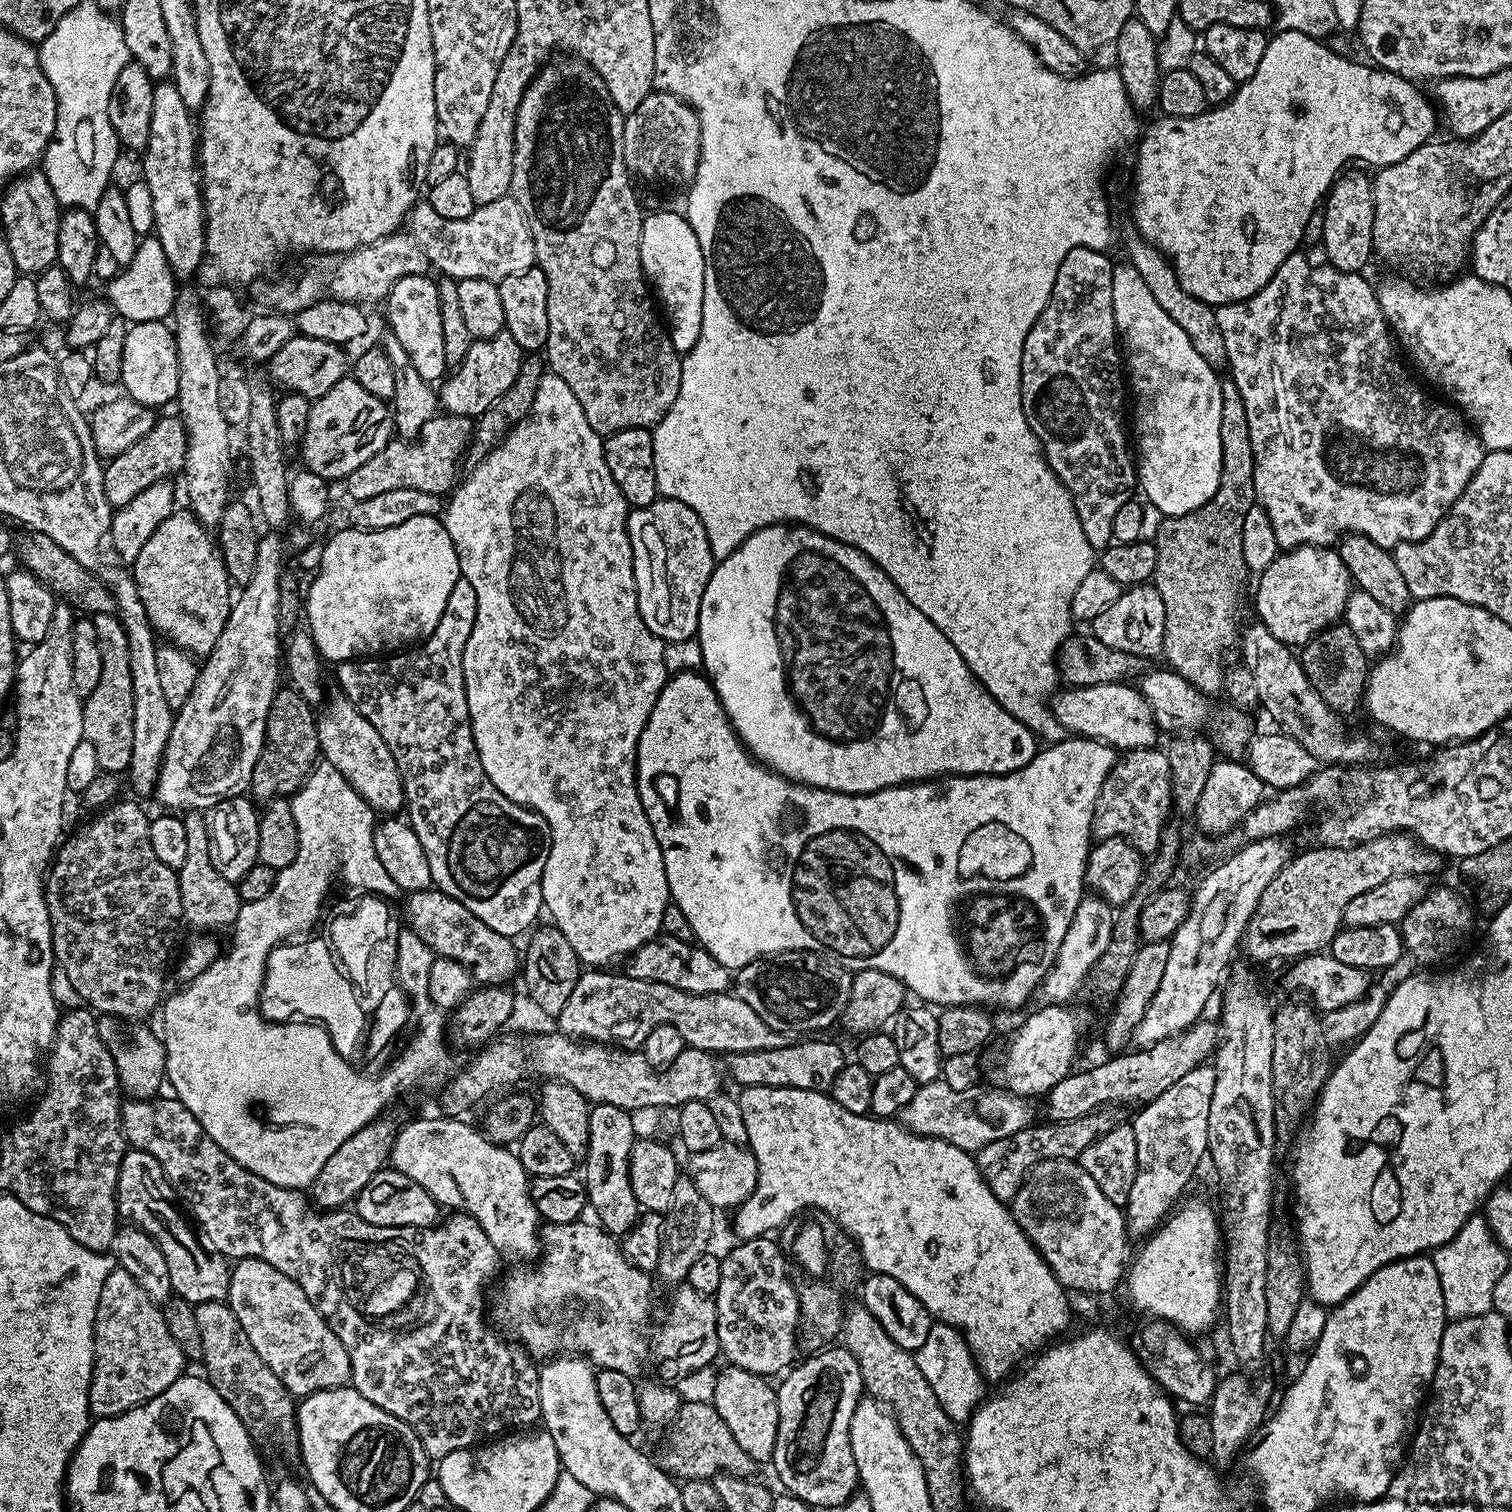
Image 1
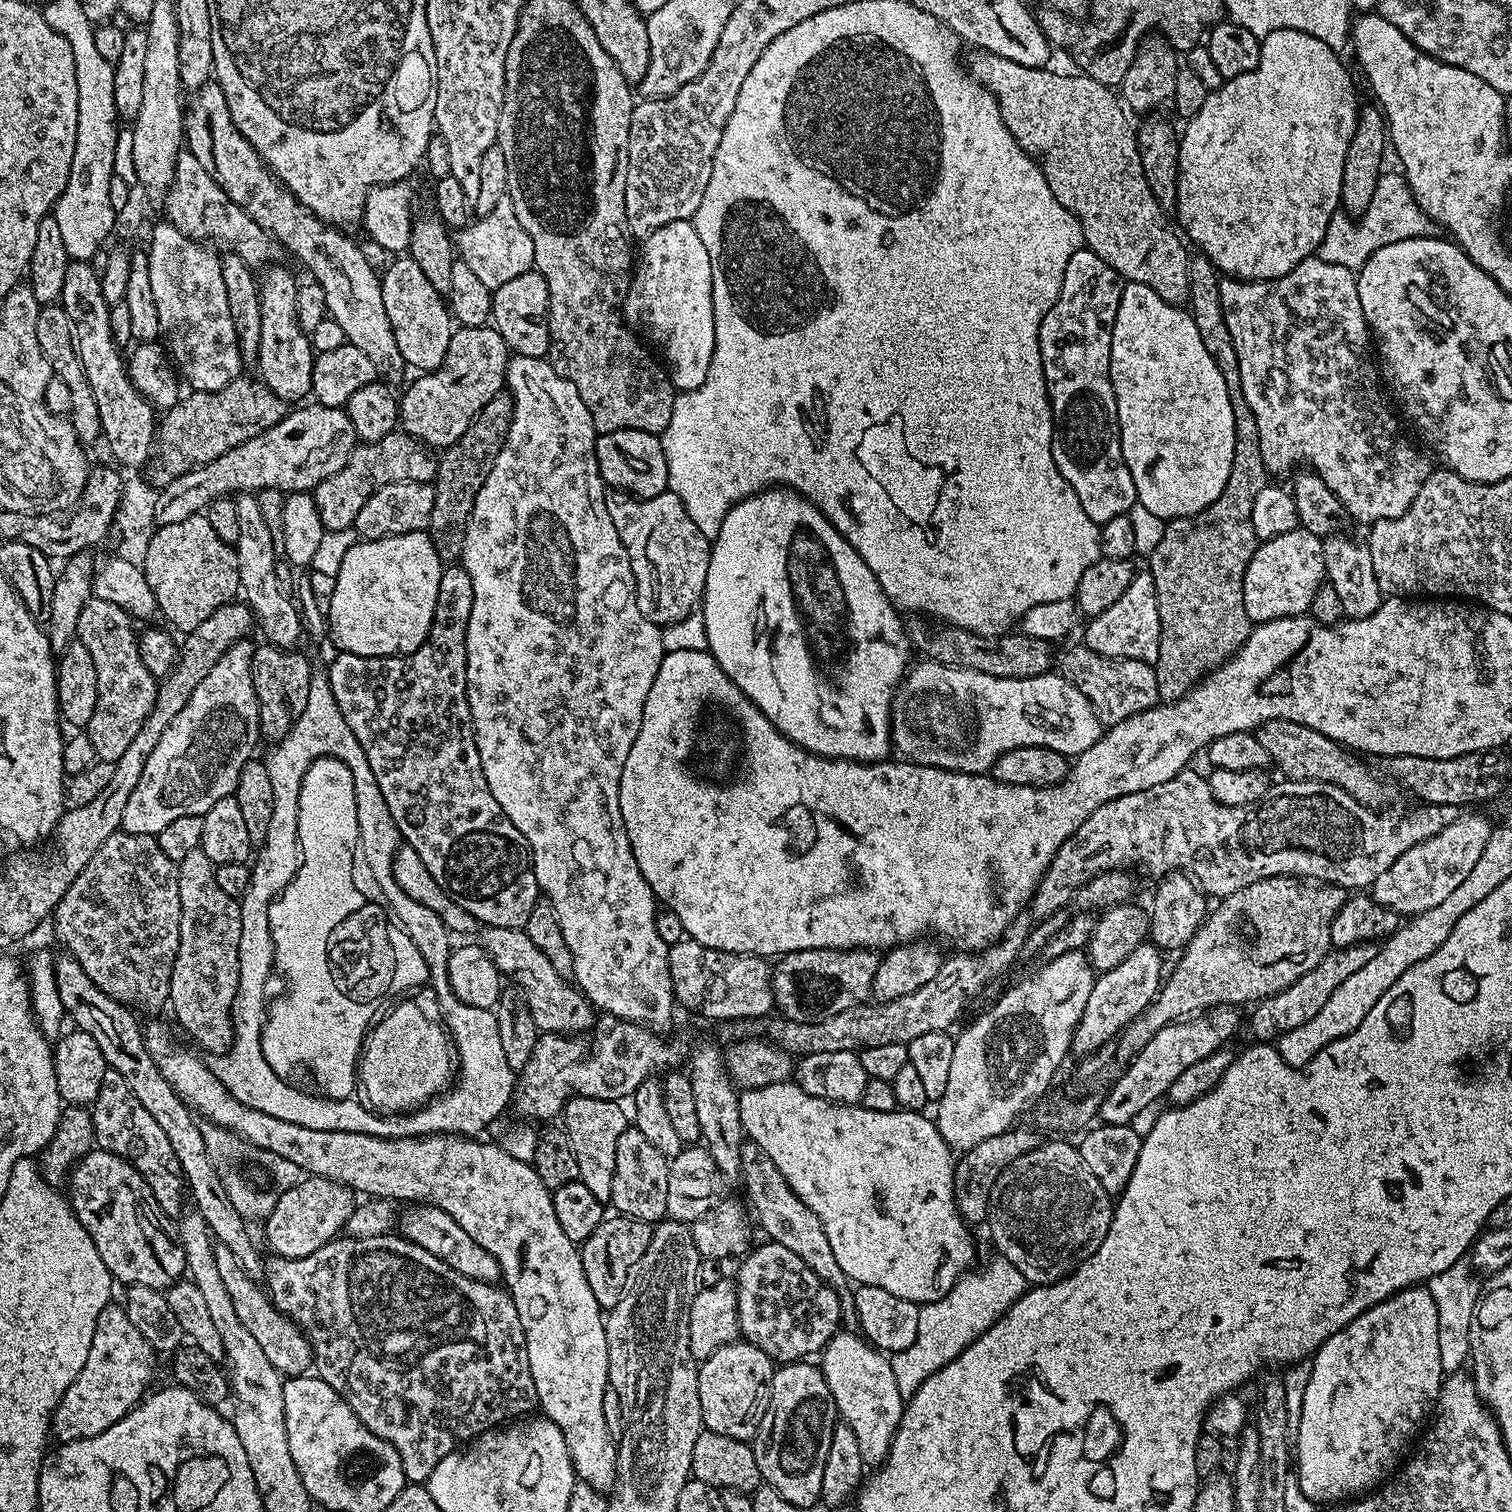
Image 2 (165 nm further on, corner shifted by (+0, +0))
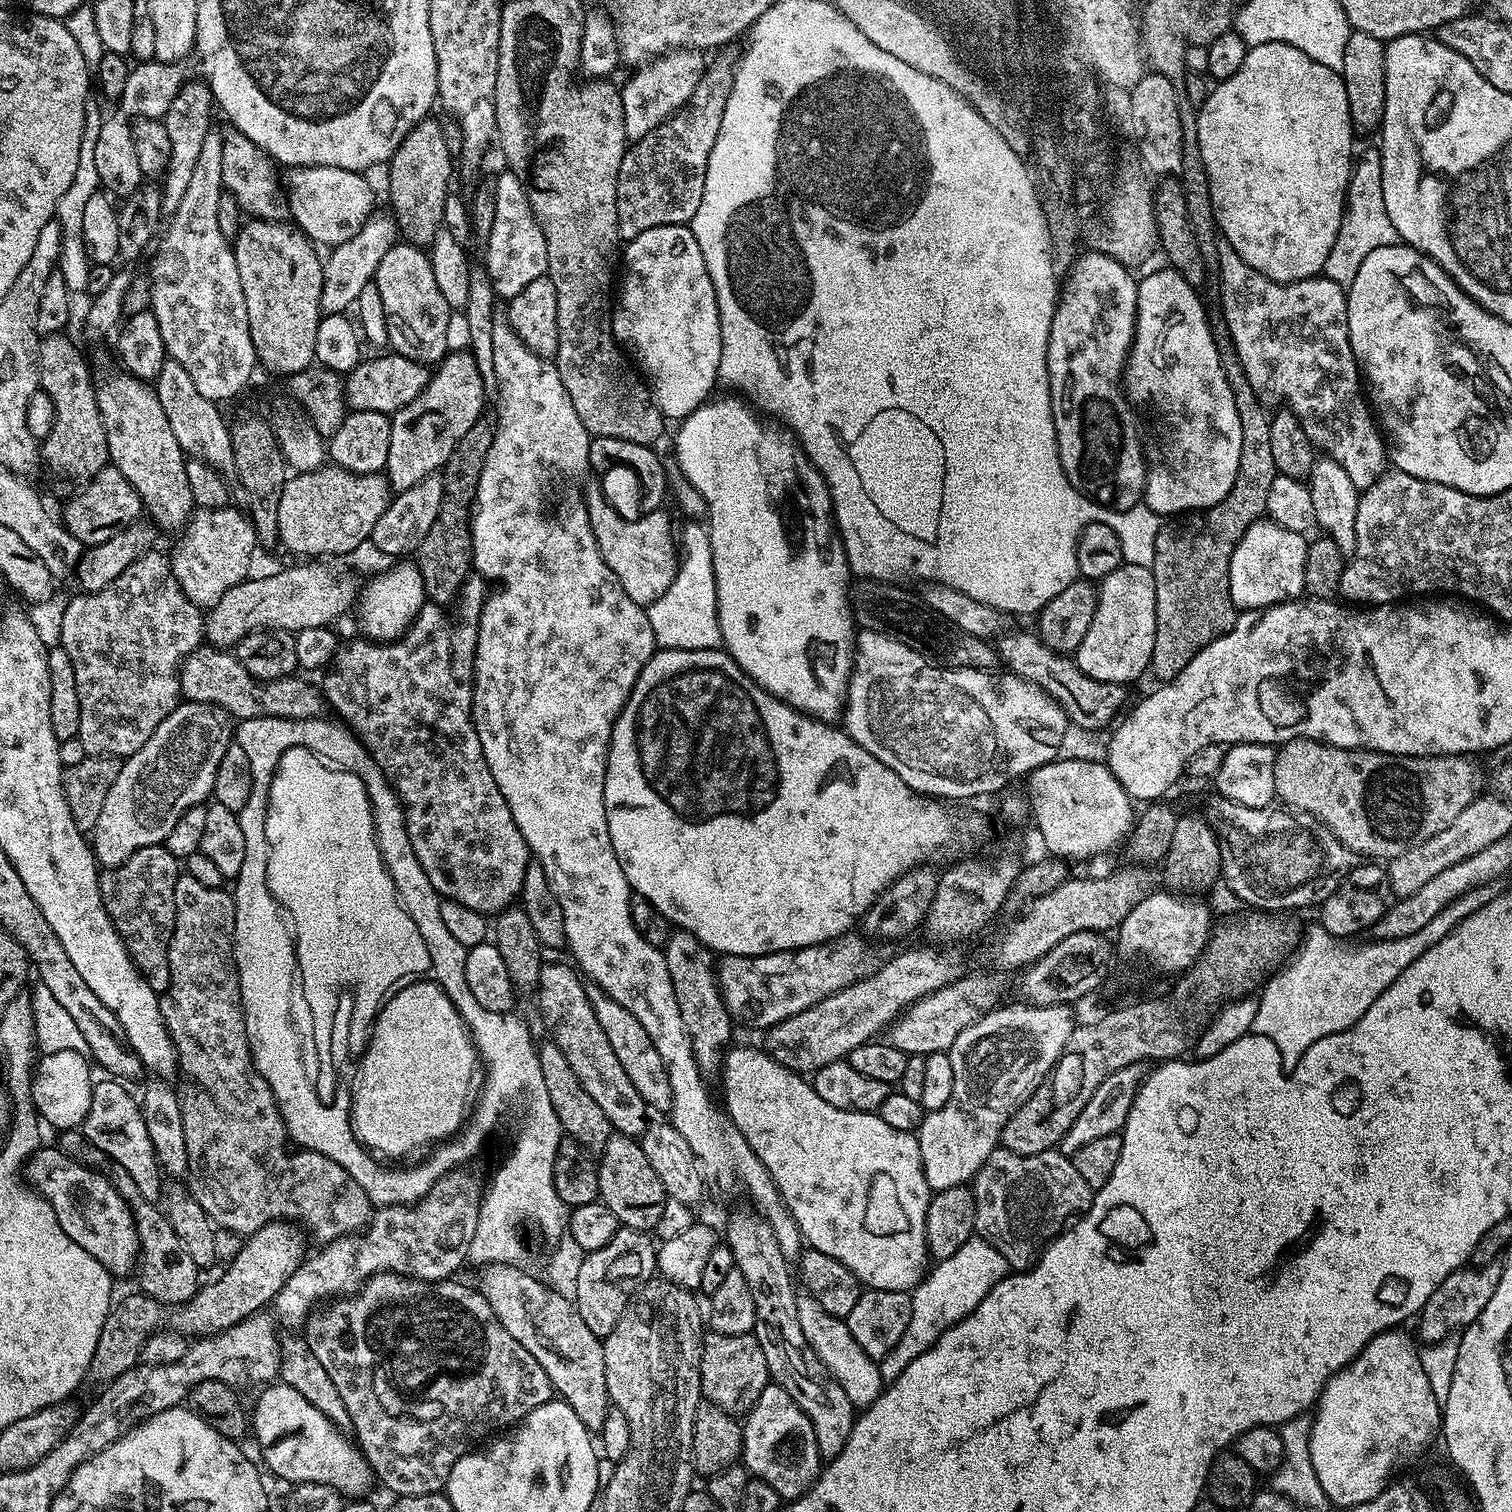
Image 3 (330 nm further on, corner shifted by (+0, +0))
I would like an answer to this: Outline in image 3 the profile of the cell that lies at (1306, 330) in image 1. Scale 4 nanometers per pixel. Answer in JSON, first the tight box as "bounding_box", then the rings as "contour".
{"bounding_box":[1216,238,1390,490],"contour":[[[1222,238],[1217,239],[1216,249],[1220,263],[1220,304],[1224,307],[1222,323],[1228,328],[1236,356],[1250,386],[1254,386],[1256,397],[1268,406],[1275,400],[1284,400],[1280,402],[1296,415],[1298,422],[1302,422],[1302,430],[1306,430],[1312,443],[1321,453],[1340,463],[1356,488],[1363,490],[1376,484],[1389,471],[1390,452],[1366,399],[1360,368],[1350,350],[1345,288],[1338,286],[1338,282],[1330,282],[1323,274],[1293,284],[1279,284],[1246,266]]]}

